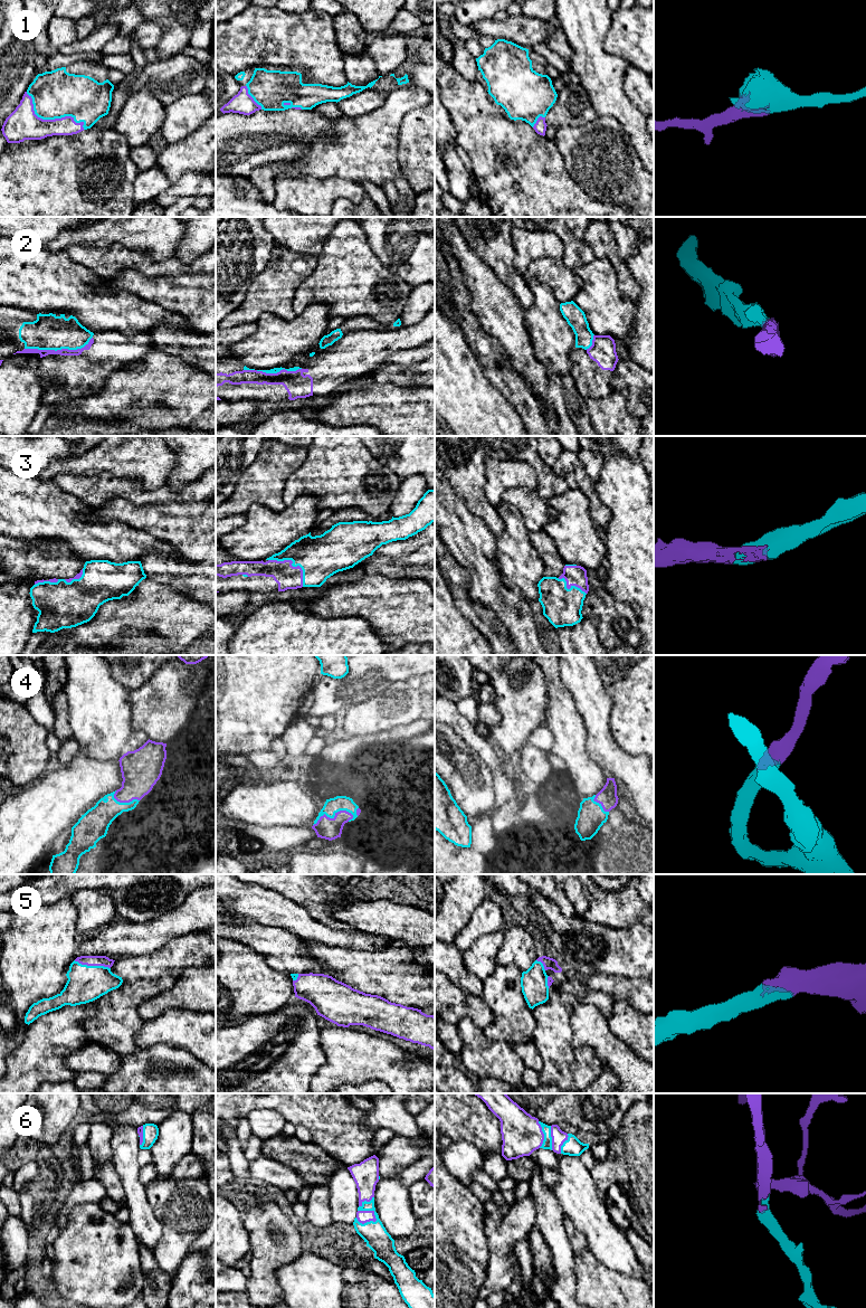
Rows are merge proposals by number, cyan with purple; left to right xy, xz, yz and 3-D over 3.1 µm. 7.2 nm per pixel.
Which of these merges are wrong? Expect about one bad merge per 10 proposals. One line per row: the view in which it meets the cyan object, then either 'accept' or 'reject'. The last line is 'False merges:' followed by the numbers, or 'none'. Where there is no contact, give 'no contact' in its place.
1: xy | accept
2: xy | reject
3: xz | accept
4: xz | accept
5: xy | accept
6: xz | accept
False merges: 2

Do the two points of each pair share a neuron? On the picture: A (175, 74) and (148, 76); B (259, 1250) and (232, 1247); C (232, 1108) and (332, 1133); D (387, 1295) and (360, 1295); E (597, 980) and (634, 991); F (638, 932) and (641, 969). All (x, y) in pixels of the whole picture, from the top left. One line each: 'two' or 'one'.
A: one
B: two
C: one
D: one
E: one
F: one

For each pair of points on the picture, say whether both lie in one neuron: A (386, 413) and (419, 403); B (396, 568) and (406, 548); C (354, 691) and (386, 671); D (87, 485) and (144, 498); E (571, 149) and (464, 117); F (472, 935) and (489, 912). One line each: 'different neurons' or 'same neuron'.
A: same neuron
B: different neurons
C: same neuron
D: same neuron
E: different neurons
F: same neuron

